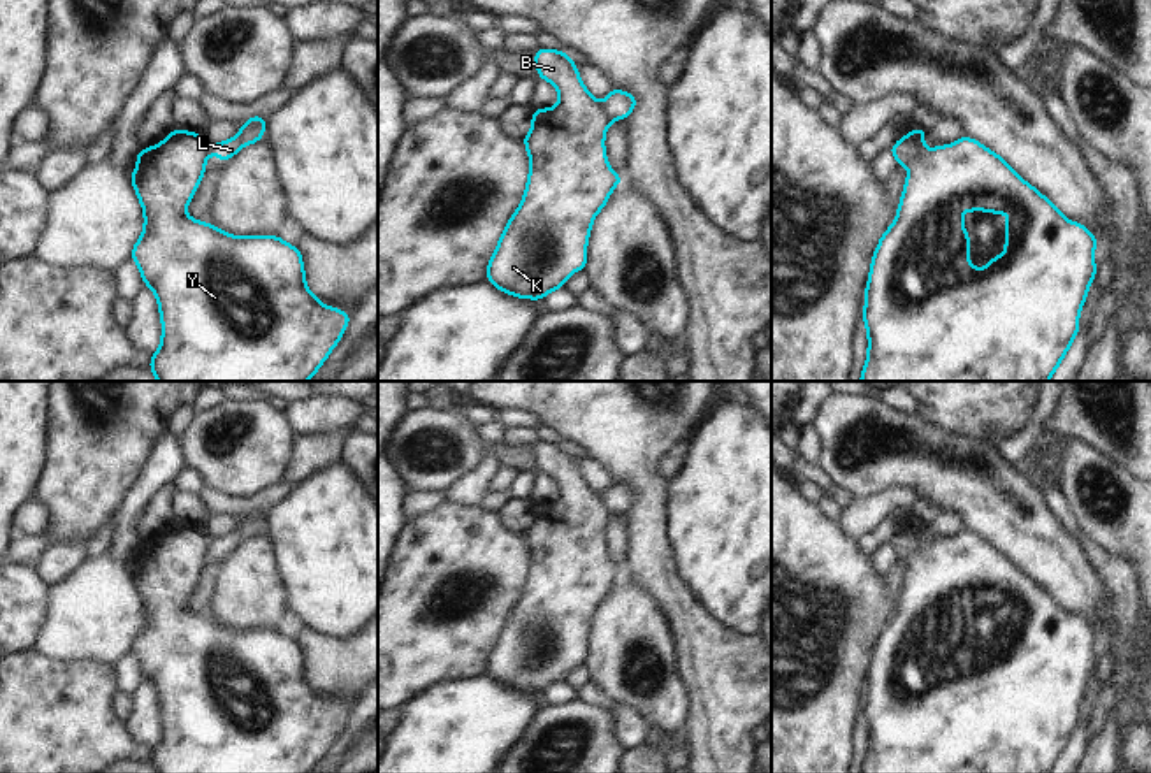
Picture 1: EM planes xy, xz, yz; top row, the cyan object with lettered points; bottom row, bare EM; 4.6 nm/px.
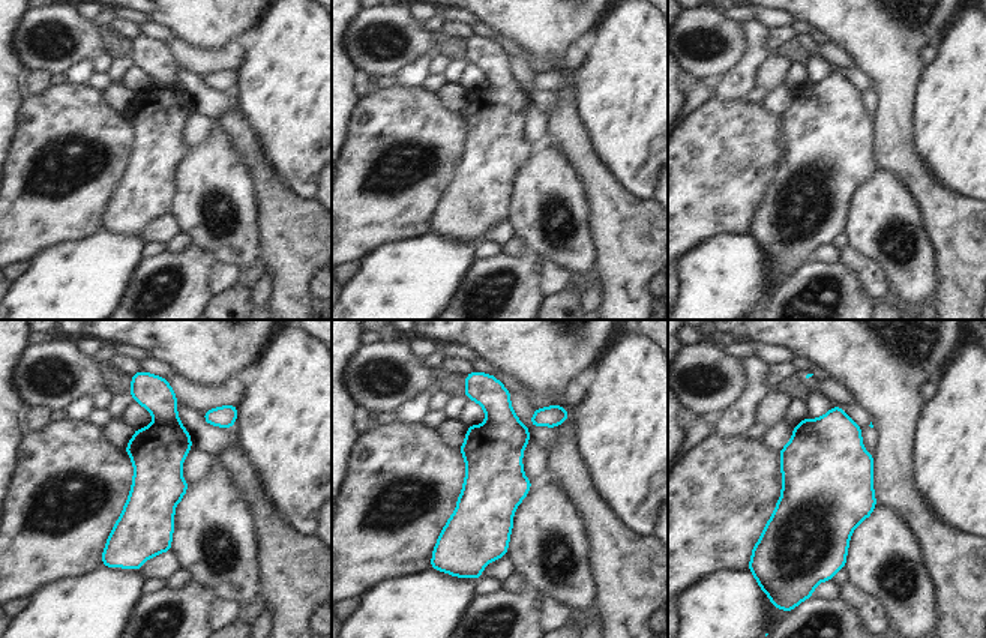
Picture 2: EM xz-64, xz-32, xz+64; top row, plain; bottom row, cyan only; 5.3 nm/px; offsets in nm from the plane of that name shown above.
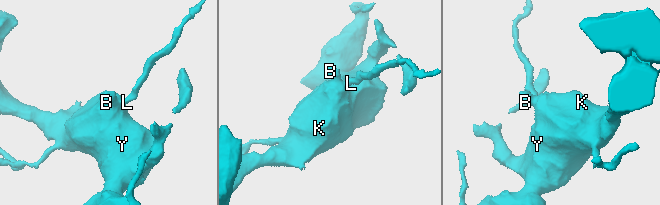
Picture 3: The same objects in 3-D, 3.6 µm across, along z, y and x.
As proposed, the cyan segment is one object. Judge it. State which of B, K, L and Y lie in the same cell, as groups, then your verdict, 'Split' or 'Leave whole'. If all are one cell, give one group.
Groups: B K Y / L. Split

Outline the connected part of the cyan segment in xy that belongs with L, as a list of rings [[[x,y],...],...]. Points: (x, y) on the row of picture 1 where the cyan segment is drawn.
[[[253,116],[246,121],[244,126],[237,132],[235,137],[225,142],[218,142],[211,146],[209,155],[218,155],[221,158],[221,165],[232,158],[241,148],[253,144],[264,139],[265,118]]]

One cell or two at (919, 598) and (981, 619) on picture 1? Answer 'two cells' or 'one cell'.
one cell

